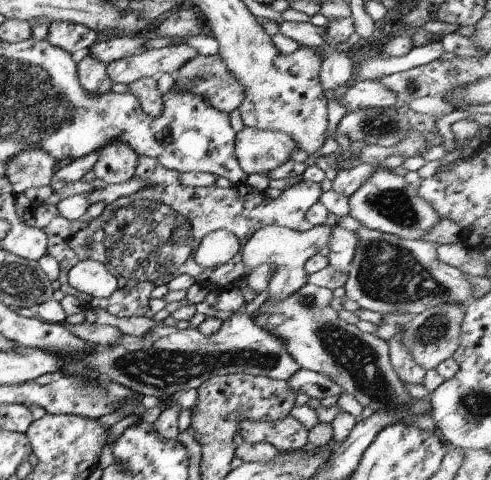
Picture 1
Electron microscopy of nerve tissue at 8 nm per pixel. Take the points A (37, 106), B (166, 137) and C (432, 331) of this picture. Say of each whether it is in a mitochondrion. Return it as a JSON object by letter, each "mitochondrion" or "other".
{"A":"mitochondrion","B":"other","C":"mitochondrion"}

